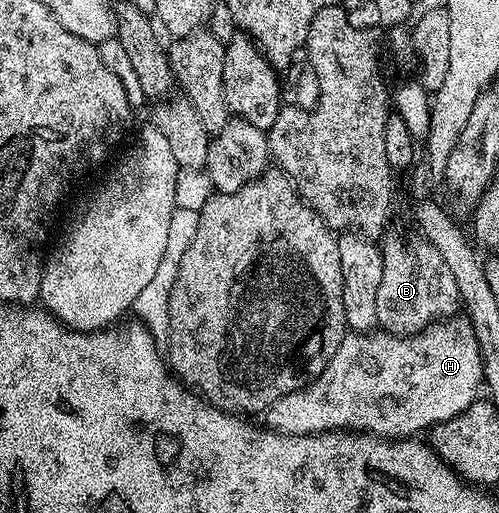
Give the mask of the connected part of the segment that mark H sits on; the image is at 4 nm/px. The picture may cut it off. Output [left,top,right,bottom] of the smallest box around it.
[265,318,483,440]

